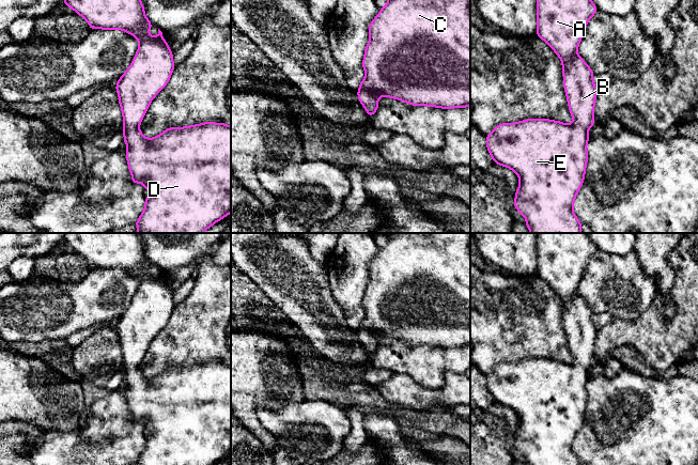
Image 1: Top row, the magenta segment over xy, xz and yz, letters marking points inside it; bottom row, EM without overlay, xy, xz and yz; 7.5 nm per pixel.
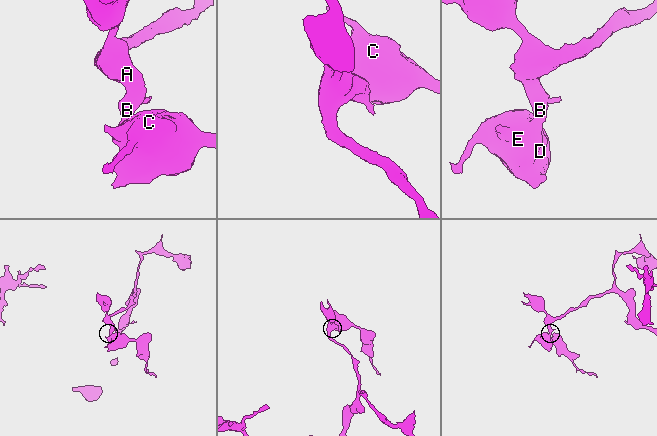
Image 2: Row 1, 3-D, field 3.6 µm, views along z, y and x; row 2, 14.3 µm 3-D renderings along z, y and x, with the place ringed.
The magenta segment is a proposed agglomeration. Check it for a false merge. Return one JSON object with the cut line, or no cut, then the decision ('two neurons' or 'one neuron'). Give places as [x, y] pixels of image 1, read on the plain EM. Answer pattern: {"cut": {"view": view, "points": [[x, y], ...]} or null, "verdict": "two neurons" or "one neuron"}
{"cut": null, "verdict": "one neuron"}

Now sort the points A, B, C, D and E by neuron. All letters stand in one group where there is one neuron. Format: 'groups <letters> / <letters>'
groups A B C D E

